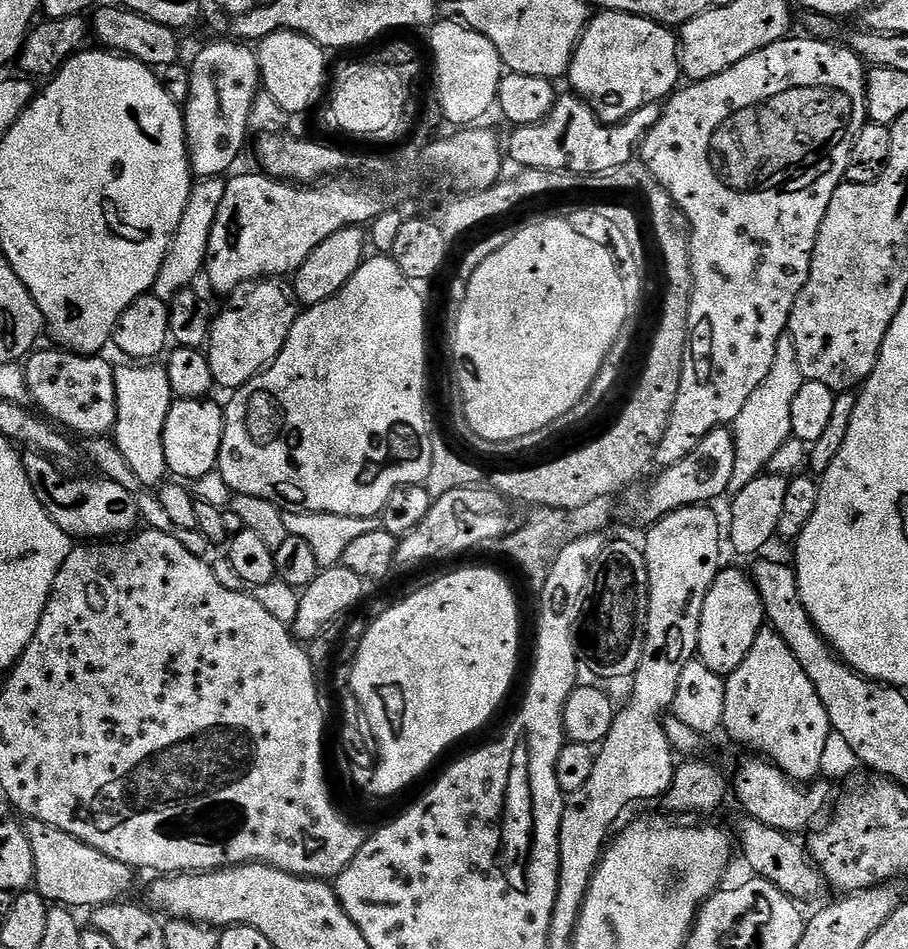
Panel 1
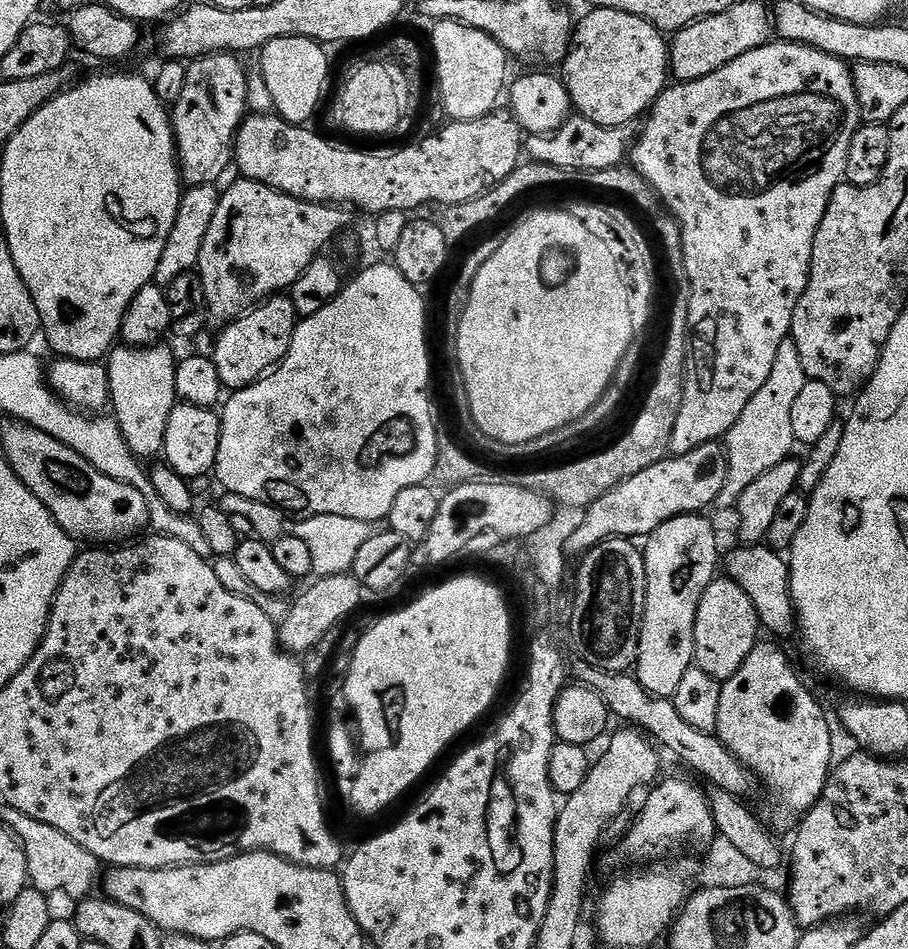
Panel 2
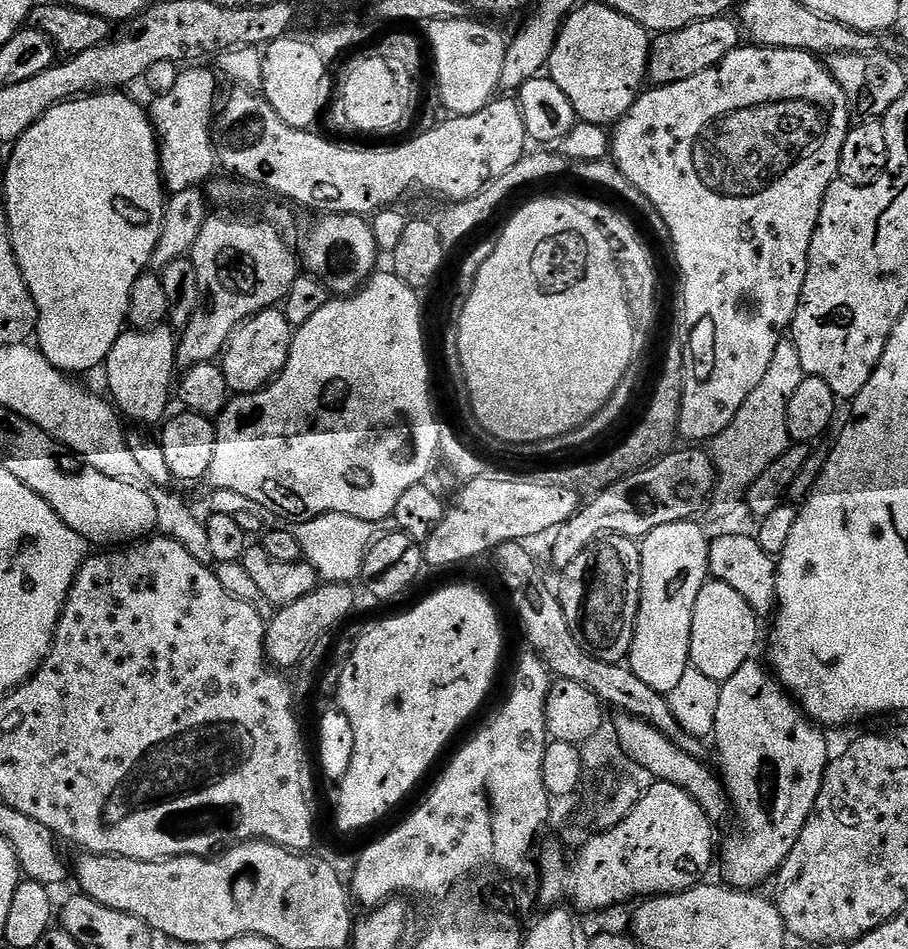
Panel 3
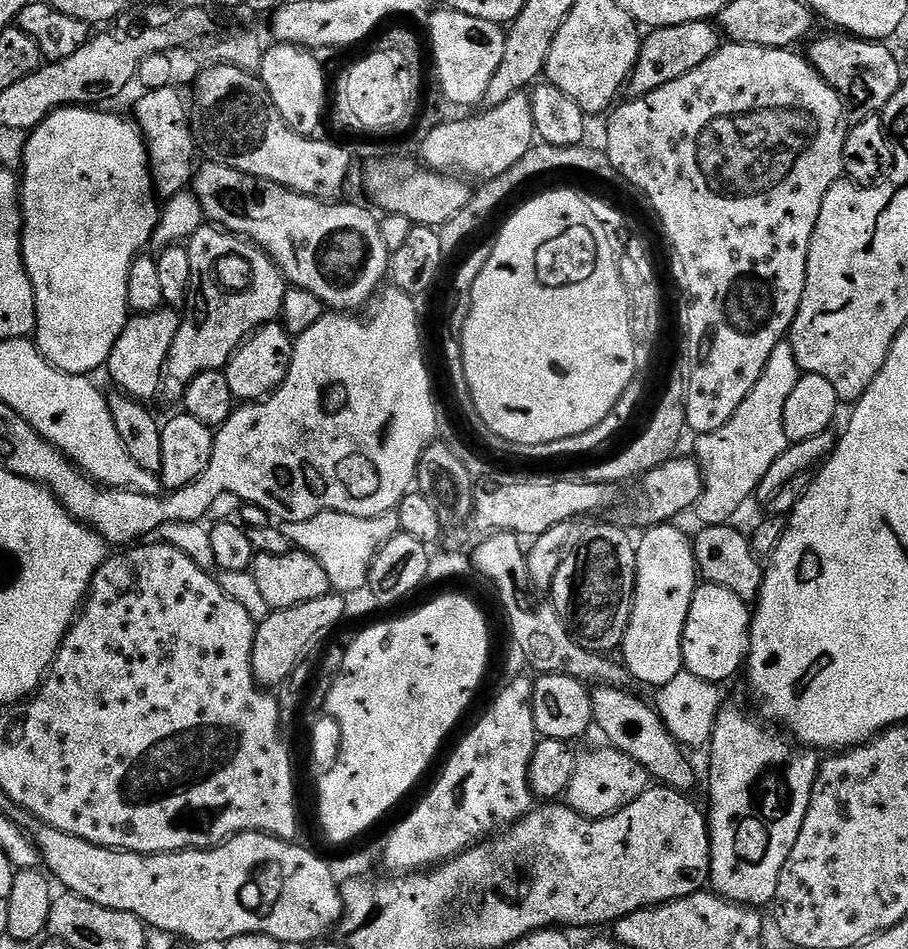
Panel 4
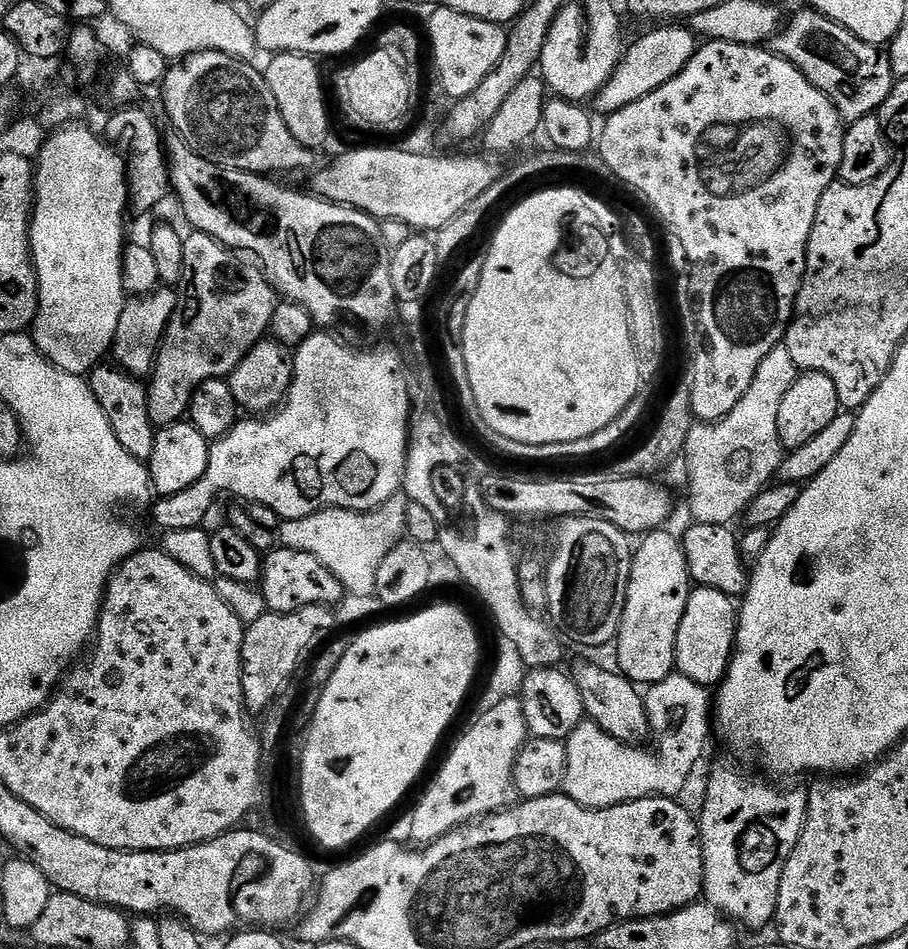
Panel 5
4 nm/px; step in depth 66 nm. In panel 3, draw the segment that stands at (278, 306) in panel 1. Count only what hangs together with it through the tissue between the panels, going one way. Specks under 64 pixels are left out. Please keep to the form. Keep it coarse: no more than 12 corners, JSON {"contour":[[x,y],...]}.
{"contour":[[279,307],[244,321],[222,367],[232,394],[258,392],[290,358]]}

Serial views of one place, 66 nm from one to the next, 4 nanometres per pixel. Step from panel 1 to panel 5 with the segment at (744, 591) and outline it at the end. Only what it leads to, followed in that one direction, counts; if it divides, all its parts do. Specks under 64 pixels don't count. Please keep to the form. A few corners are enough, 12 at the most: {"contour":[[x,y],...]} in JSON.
{"contour":[[693,587],[675,671],[715,689],[732,661],[738,604]]}

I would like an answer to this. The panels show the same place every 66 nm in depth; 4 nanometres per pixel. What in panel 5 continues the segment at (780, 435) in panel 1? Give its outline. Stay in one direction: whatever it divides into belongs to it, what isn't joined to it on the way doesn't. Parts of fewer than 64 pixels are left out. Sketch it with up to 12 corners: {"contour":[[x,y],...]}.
{"contour":[[782,342],[726,418],[693,423],[688,508],[731,525],[773,483],[778,410],[797,375]]}

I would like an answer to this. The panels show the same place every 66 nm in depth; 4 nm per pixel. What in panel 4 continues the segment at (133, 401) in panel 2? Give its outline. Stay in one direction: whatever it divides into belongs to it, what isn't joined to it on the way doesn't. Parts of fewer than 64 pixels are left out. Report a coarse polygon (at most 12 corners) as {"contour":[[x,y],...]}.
{"contour":[[177,309],[129,319],[106,373],[141,402],[159,397]]}

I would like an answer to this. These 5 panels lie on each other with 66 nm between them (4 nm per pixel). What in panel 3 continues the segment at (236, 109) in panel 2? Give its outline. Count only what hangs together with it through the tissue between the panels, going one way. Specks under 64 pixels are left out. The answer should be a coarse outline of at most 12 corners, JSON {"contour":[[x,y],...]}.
{"contour":[[211,67],[181,70],[150,104],[169,193],[218,168]]}

